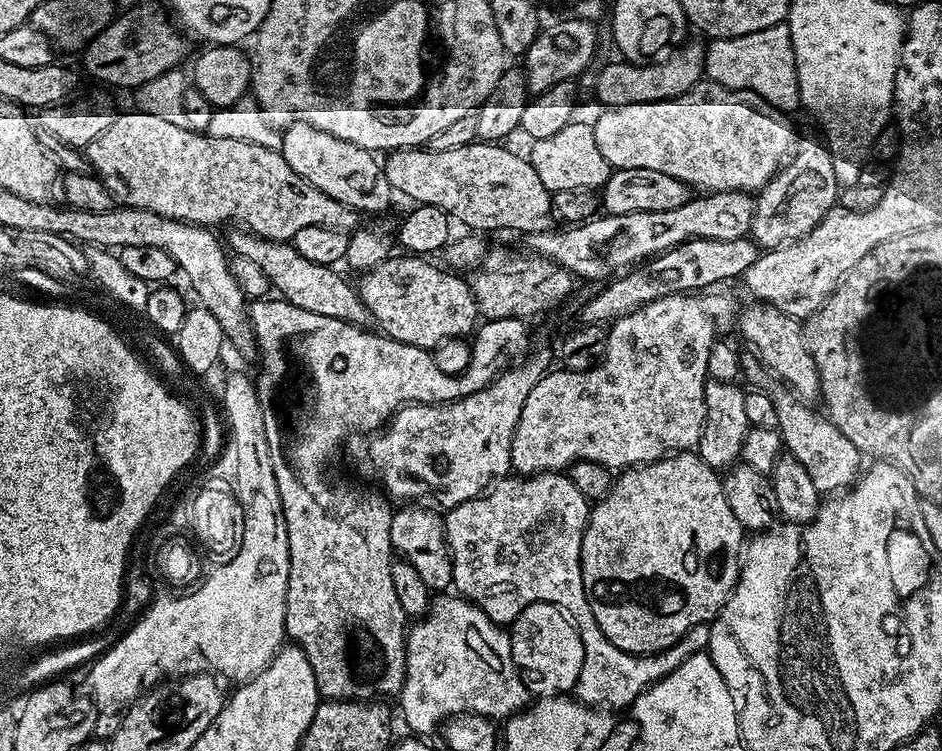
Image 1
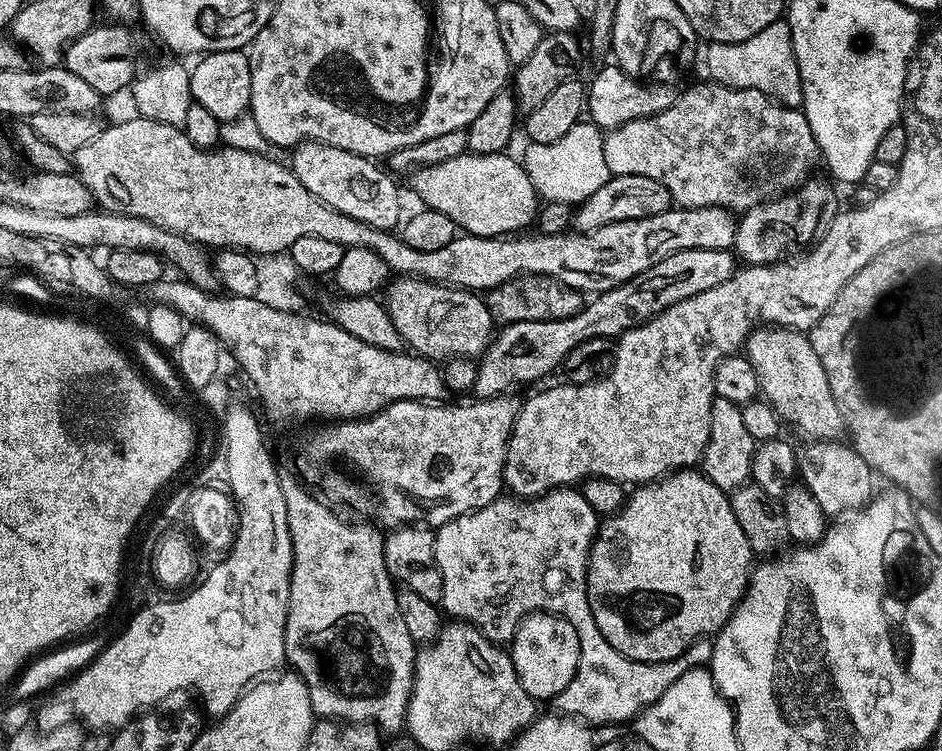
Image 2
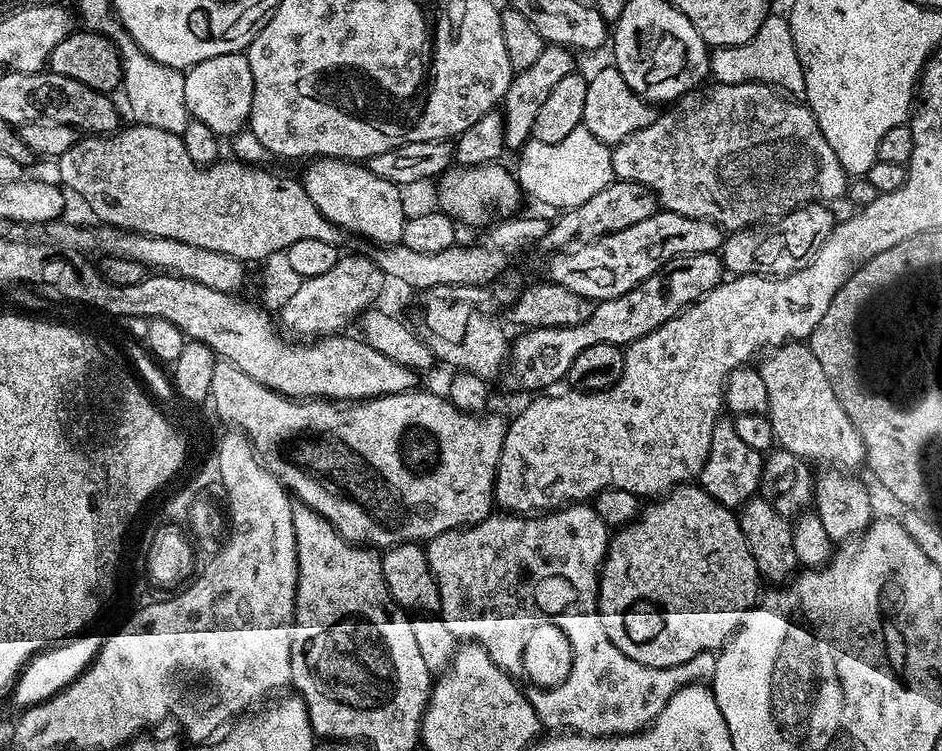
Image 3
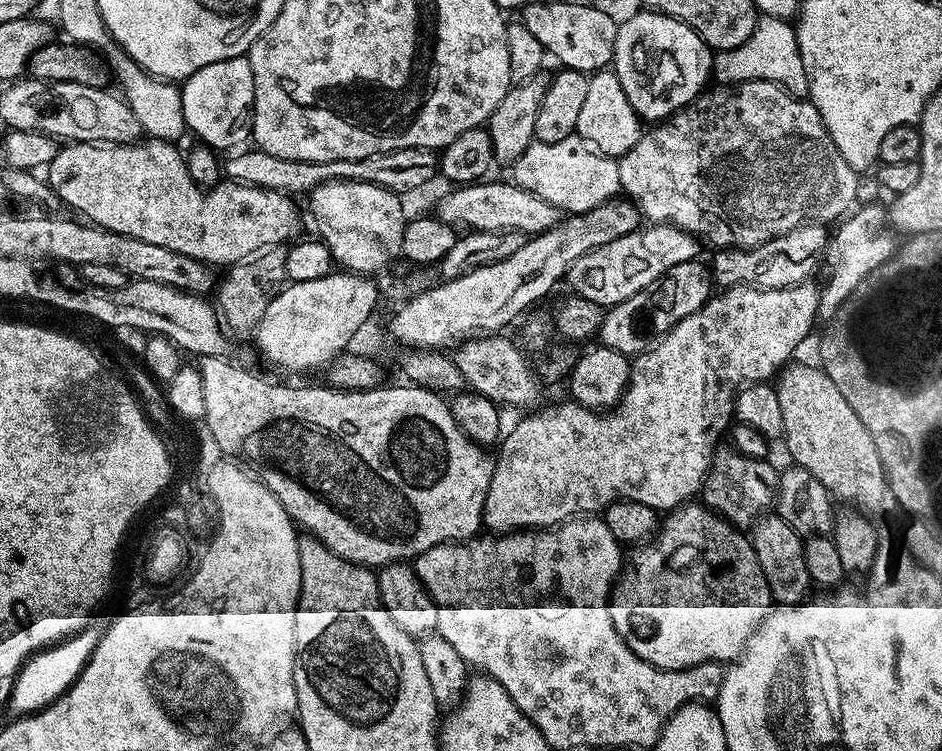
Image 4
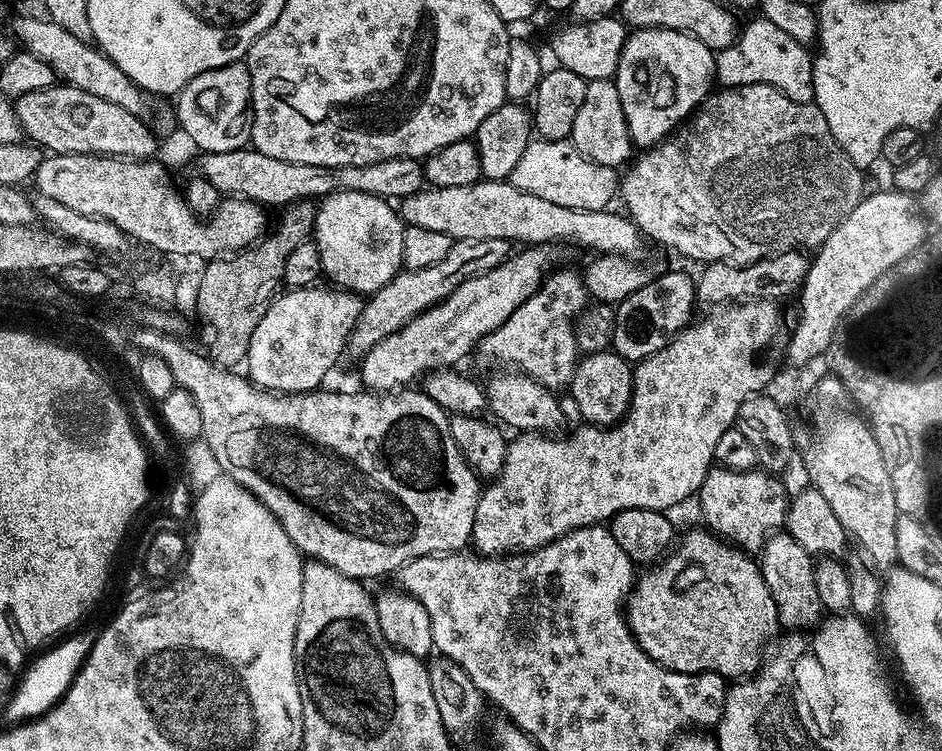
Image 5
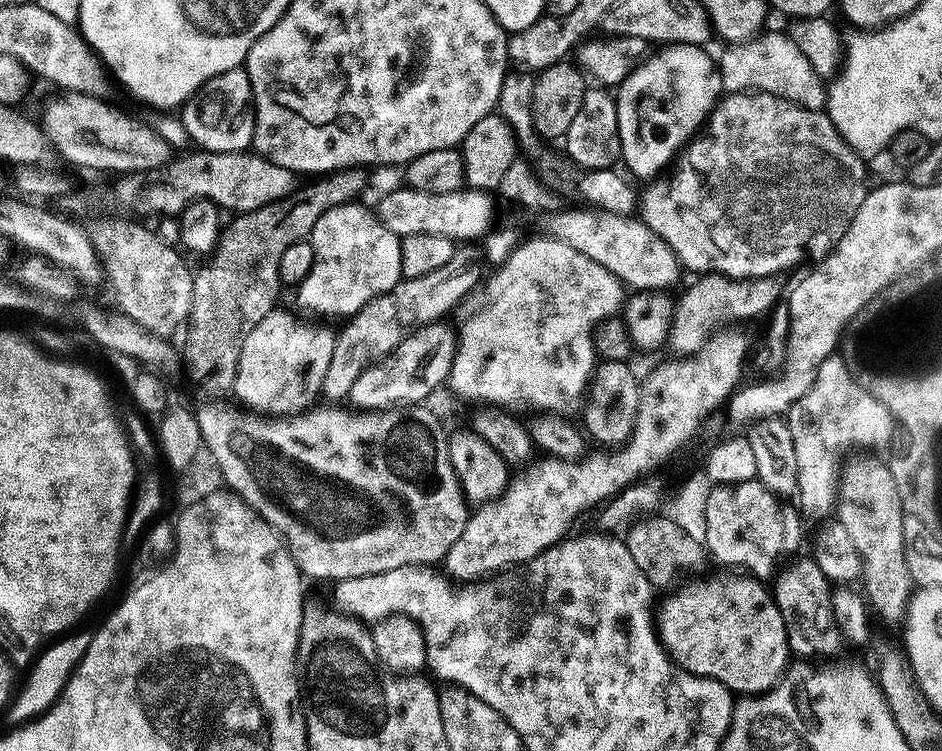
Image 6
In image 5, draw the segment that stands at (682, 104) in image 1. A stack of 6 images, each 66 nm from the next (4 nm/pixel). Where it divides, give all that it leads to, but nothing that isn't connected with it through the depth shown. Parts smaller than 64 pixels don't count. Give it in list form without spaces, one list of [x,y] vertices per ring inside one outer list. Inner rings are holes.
[[[751,84],[737,88],[721,87],[713,91],[672,135],[666,137],[660,144],[641,151],[627,165],[626,171],[628,173],[623,173],[618,192],[621,197],[624,195],[624,204],[628,207],[626,212],[632,223],[647,239],[649,236],[650,239],[657,240],[658,243],[665,244],[666,247],[673,248],[674,251],[681,252],[692,260],[700,260],[699,262],[723,262],[733,266],[743,266],[757,264],[758,261],[765,260],[767,256],[775,256],[778,252],[808,248],[815,250],[826,242],[826,238],[830,238],[830,234],[844,221],[846,214],[850,214],[850,210],[854,210],[854,206],[858,206],[858,202],[864,199],[862,182],[865,173],[854,162],[850,162],[850,158],[838,146],[834,134],[830,134],[830,126],[826,126],[826,118],[822,110],[818,110],[816,103],[799,104],[786,98],[786,94],[782,94],[774,86],[765,84]]]

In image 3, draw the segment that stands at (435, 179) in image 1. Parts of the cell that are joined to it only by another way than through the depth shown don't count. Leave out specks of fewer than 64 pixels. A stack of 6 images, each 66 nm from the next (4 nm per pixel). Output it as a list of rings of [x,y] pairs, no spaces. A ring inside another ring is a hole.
[[[503,163],[483,164],[473,168],[453,166],[439,177],[434,188],[434,200],[439,211],[445,212],[453,220],[464,224],[484,224],[488,226],[498,214],[507,218],[517,211],[522,199],[522,191],[515,175],[503,168]],[[500,212],[500,213],[496,213]],[[464,223],[464,224],[463,224]]]

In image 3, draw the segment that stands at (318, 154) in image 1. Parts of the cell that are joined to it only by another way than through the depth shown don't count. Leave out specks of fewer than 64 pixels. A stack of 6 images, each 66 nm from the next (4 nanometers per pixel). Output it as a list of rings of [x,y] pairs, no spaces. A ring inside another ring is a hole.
[[[316,158],[309,164],[312,165],[302,175],[304,189],[310,194],[310,202],[314,202],[329,222],[345,233],[353,232],[364,240],[373,240],[376,246],[400,243],[405,218],[397,185],[348,158]]]

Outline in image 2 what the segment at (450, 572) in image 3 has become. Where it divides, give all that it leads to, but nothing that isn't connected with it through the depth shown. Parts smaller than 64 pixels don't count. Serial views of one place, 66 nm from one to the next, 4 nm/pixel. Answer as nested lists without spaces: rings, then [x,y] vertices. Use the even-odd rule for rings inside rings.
[[[572,486],[562,488],[553,488],[552,491],[544,493],[542,496],[535,498],[513,498],[511,495],[501,495],[494,502],[490,502],[486,506],[482,506],[473,512],[467,512],[464,516],[459,516],[453,520],[448,520],[445,524],[439,525],[435,529],[434,535],[434,558],[438,570],[442,574],[442,598],[439,603],[442,605],[443,611],[449,612],[451,619],[456,622],[472,624],[480,631],[487,640],[493,642],[511,641],[517,634],[517,628],[520,621],[525,619],[529,613],[555,613],[559,617],[564,617],[571,622],[577,630],[578,642],[581,643],[581,656],[577,666],[577,673],[574,678],[570,679],[570,684],[566,686],[561,693],[554,698],[554,704],[557,704],[559,711],[565,716],[573,717],[577,720],[584,721],[585,724],[622,724],[629,720],[633,720],[639,712],[650,707],[655,700],[662,698],[662,694],[672,682],[679,678],[684,672],[703,665],[706,660],[697,650],[689,650],[683,656],[679,656],[676,660],[667,660],[666,662],[658,662],[657,664],[643,664],[637,660],[631,660],[622,655],[618,650],[614,650],[614,646],[610,646],[610,642],[606,642],[606,638],[602,638],[602,630],[598,630],[598,626],[594,622],[594,614],[588,605],[588,555],[592,549],[592,541],[596,539],[596,530],[598,527],[598,517],[595,510],[590,506],[590,502],[586,502],[583,491],[577,490]]]

